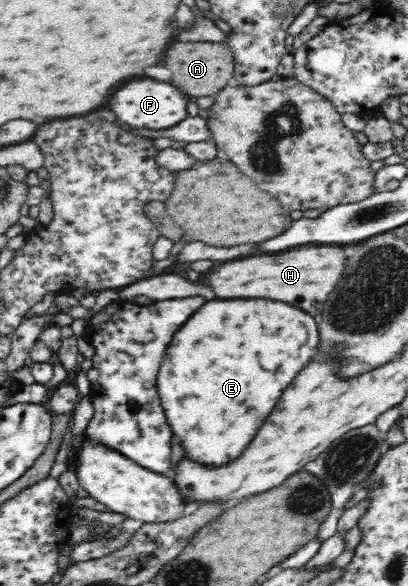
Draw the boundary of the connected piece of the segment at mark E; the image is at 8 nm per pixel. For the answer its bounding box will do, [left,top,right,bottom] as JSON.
[158,299,319,467]

